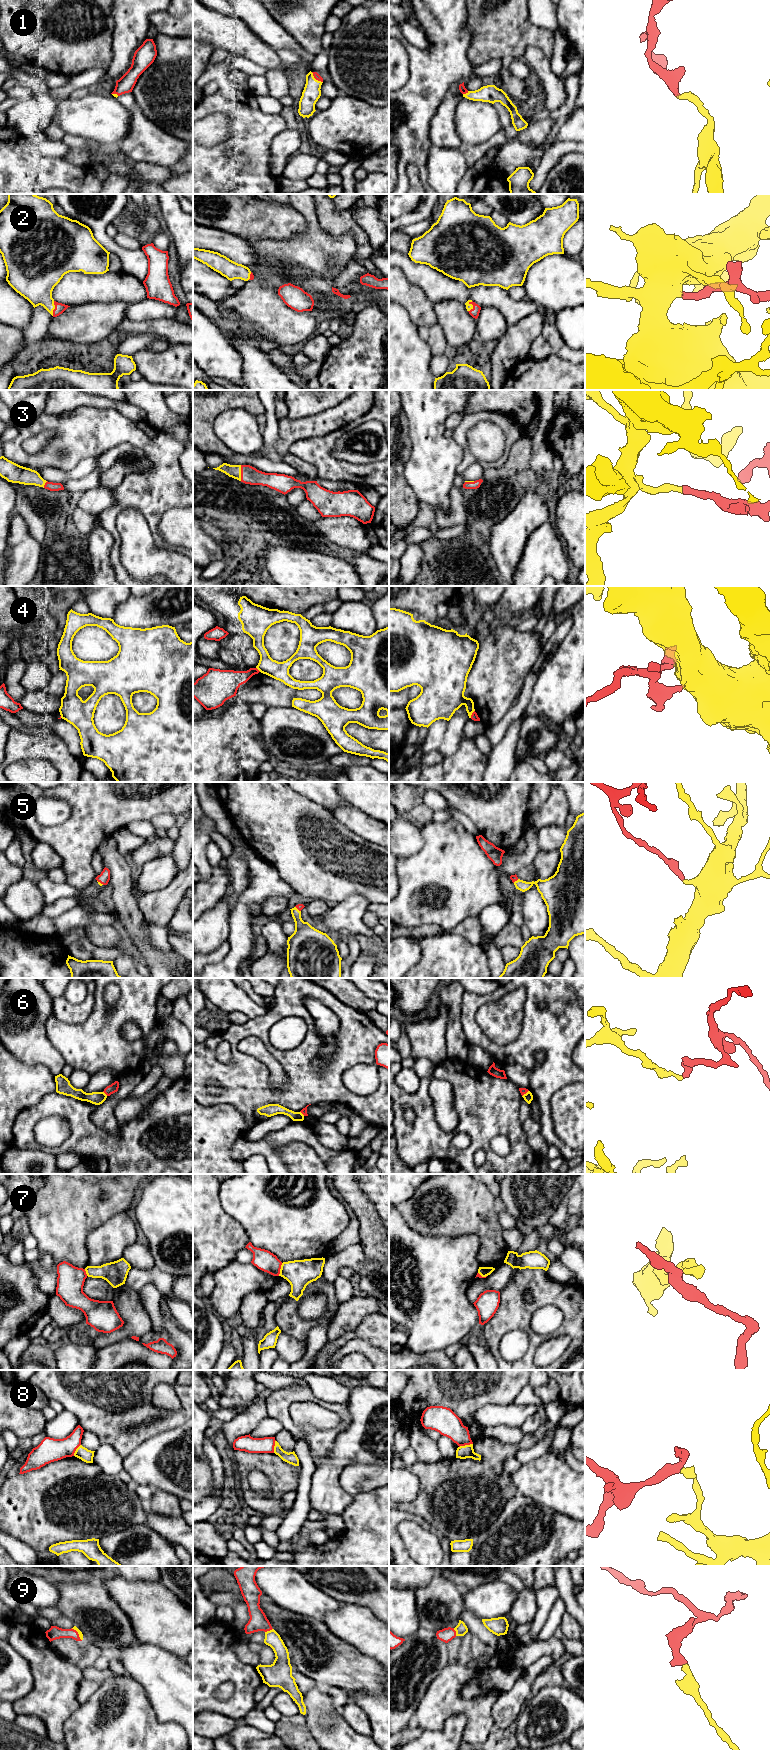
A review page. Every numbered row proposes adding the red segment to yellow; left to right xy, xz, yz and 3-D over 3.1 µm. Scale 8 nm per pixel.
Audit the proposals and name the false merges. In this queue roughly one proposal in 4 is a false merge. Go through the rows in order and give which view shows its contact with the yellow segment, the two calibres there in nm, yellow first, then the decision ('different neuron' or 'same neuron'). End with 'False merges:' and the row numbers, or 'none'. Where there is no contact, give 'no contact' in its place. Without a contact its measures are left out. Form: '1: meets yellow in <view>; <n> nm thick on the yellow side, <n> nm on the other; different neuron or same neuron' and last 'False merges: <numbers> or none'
1: meets yellow in xz; 140 nm thick on the yellow side, 50 nm on the other; same neuron
2: meets yellow in xy; 280 nm thick on the yellow side, 80 nm on the other; same neuron
3: meets yellow in xz; 110 nm thick on the yellow side, 140 nm on the other; same neuron
4: meets yellow in xz; 140 nm thick on the yellow side, 180 nm on the other; different neuron
5: meets yellow in xy; 20 nm thick on the yellow side, 90 nm on the other; same neuron
6: meets yellow in xy; 110 nm thick on the yellow side, 70 nm on the other; different neuron
7: meets yellow in xz; 220 nm thick on the yellow side, 160 nm on the other; different neuron
8: meets yellow in yz; 110 nm thick on the yellow side, 200 nm on the other; different neuron
9: meets yellow in xz; 120 nm thick on the yellow side, 150 nm on the other; same neuron
False merges: 4, 6, 7, 8

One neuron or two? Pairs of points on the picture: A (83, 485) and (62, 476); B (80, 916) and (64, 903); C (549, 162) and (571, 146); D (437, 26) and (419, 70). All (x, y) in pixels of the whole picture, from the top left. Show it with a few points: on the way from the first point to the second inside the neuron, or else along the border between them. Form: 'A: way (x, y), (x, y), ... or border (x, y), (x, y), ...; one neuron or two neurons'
A: border (93, 471), (81, 478), (67, 479), (61, 483); two neurons
B: border (77, 904), (57, 916), (50, 917); two neurons
C: way (554, 157), (566, 147); one neuron
D: way (438, 37), (438, 51), (430, 59); one neuron

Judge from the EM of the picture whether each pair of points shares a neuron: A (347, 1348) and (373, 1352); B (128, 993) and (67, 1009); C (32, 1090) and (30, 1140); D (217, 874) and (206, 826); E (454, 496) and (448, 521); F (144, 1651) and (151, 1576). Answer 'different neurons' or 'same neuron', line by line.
A: same neuron
B: different neurons
C: different neurons
D: different neurons
E: same neuron
F: different neurons

